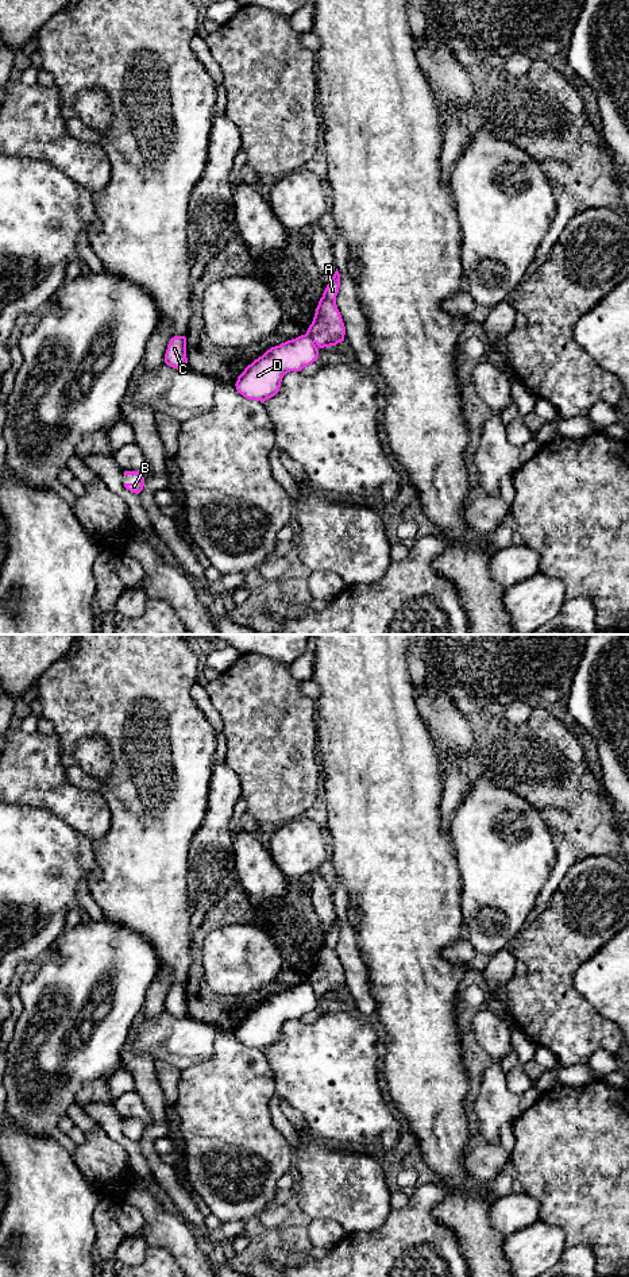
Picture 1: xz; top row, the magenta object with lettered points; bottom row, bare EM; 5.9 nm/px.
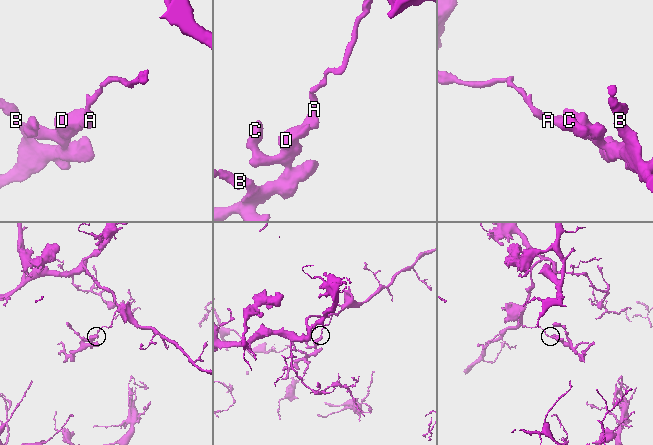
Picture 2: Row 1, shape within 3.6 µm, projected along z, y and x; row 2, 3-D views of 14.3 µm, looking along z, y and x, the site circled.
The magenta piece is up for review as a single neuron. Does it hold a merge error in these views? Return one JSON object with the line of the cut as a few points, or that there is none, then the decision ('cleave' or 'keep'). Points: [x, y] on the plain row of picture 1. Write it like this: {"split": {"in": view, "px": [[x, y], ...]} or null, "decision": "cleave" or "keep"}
{"split": {"in": "xz", "px": [[305, 982], [315, 990]]}, "decision": "cleave"}

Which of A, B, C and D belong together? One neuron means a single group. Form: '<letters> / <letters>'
A / B C D

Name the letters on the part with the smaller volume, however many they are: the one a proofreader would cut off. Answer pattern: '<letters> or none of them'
B, C, D

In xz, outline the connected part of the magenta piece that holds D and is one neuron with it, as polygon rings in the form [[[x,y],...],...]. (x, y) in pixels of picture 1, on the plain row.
[[[301,983],[271,995],[248,1012],[238,1025],[236,1038],[248,1048],[265,1050],[281,1035],[285,1022],[301,1019],[319,1006],[319,998],[309,983]]]

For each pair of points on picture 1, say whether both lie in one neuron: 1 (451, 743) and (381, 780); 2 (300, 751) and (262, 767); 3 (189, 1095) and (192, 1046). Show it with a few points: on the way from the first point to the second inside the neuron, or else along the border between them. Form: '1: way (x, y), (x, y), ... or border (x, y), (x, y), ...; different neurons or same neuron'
1: border (423, 721), (442, 766); different neurons
2: way (290, 751), (278, 751), (271, 757); same neuron
3: border (215, 1046), (215, 1053), (211, 1057), (181, 1071); different neurons

